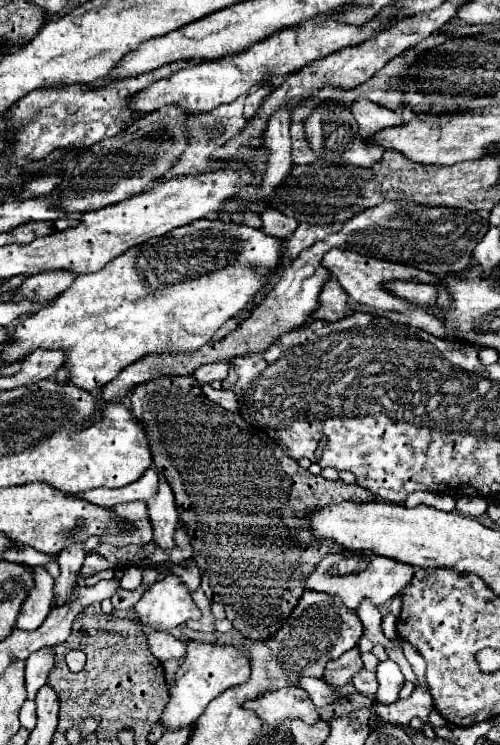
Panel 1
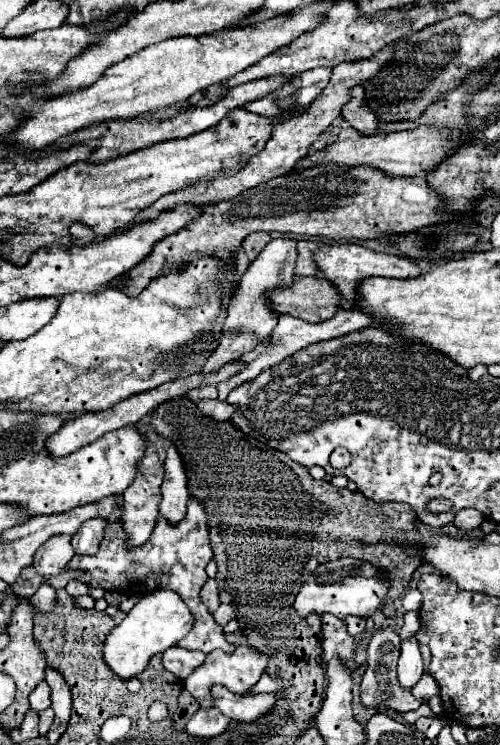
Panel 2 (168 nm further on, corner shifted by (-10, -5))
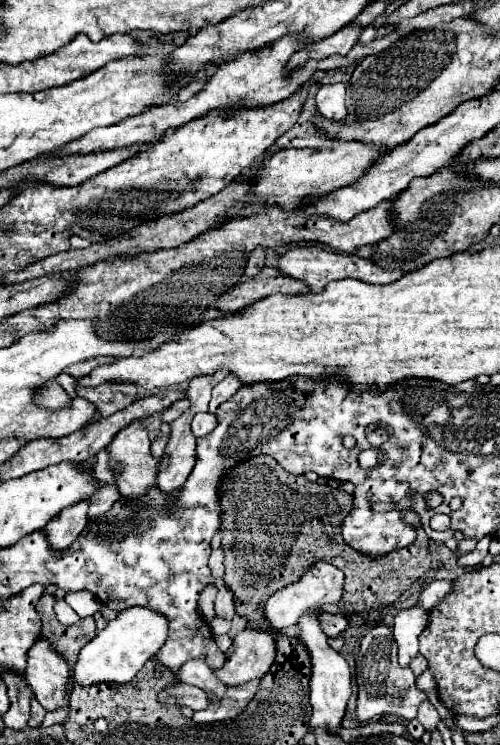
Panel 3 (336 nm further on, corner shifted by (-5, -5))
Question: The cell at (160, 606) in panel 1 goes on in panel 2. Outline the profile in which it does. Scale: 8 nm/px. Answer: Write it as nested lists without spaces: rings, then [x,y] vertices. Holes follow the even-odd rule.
[[[155,591],[149,593],[145,599],[141,599],[127,617],[109,633],[103,657],[105,663],[119,675],[119,677],[133,677],[139,675],[145,667],[151,655],[163,653],[167,647],[177,645],[195,625],[195,617],[187,603],[175,595],[175,591]]]

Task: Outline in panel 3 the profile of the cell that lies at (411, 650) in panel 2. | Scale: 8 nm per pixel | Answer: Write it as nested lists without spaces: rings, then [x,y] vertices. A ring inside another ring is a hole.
[[[420,605],[396,613],[392,631],[398,643],[398,661],[402,667],[408,667],[408,663],[418,655],[418,637],[426,629],[426,623],[428,611]]]

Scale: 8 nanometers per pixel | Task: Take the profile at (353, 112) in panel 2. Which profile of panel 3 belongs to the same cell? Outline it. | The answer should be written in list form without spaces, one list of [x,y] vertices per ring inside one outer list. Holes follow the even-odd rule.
[[[334,83],[334,85],[320,85],[314,99],[318,111],[330,119],[330,121],[342,121],[346,117],[346,105],[344,105],[344,83]]]

